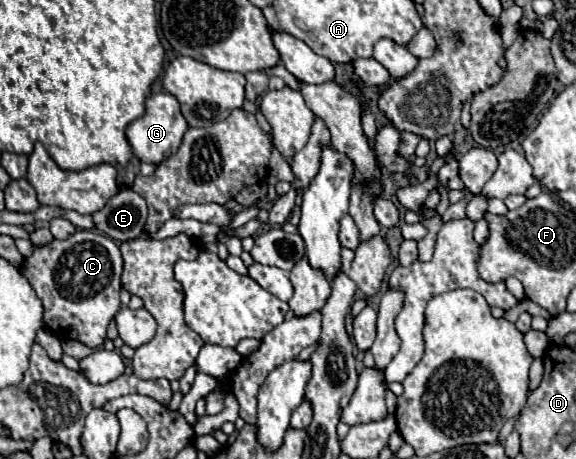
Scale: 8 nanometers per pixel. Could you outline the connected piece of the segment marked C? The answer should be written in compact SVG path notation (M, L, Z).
M75 231L63 241L51 241L43 247L33 247L33 253L23 261L21 273L33 285L45 307L45 325L59 339L75 339L87 347L101 347L107 337L107 327L121 307L121 273L123 257L119 247L99 231Z

